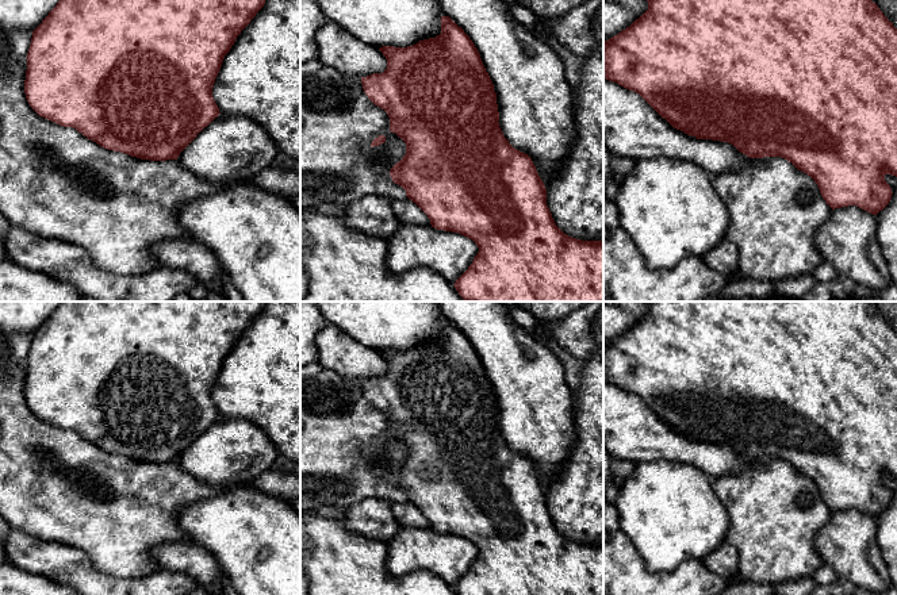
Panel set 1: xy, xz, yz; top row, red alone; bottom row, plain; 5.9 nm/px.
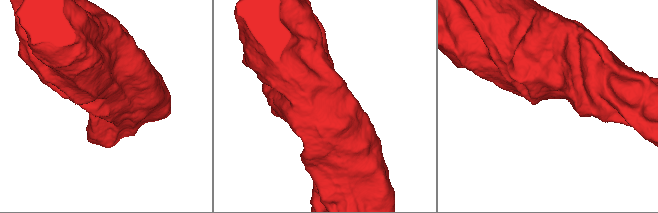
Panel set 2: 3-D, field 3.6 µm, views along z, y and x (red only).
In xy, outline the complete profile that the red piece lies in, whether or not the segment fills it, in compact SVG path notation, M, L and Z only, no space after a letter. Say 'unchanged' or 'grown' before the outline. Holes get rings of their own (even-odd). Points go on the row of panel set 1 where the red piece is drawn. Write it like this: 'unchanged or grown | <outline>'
grown | M60 0L32 31L26 58L26 99L39 116L64 127L73 127L104 149L141 160L177 160L183 168L211 183L252 181L257 173L275 164L279 149L267 130L253 119L221 114L212 97L212 87L225 55L264 4L265 0Z

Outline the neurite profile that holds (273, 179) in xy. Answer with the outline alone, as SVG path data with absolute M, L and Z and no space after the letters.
M276 164L257 173L252 183L284 197L300 196L300 172L280 168Z

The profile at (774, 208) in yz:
M782 157L751 158L739 170L712 176L713 187L729 212L725 239L737 247L739 270L756 281L775 283L810 275L824 261L814 245L817 229L832 208L814 180Z

